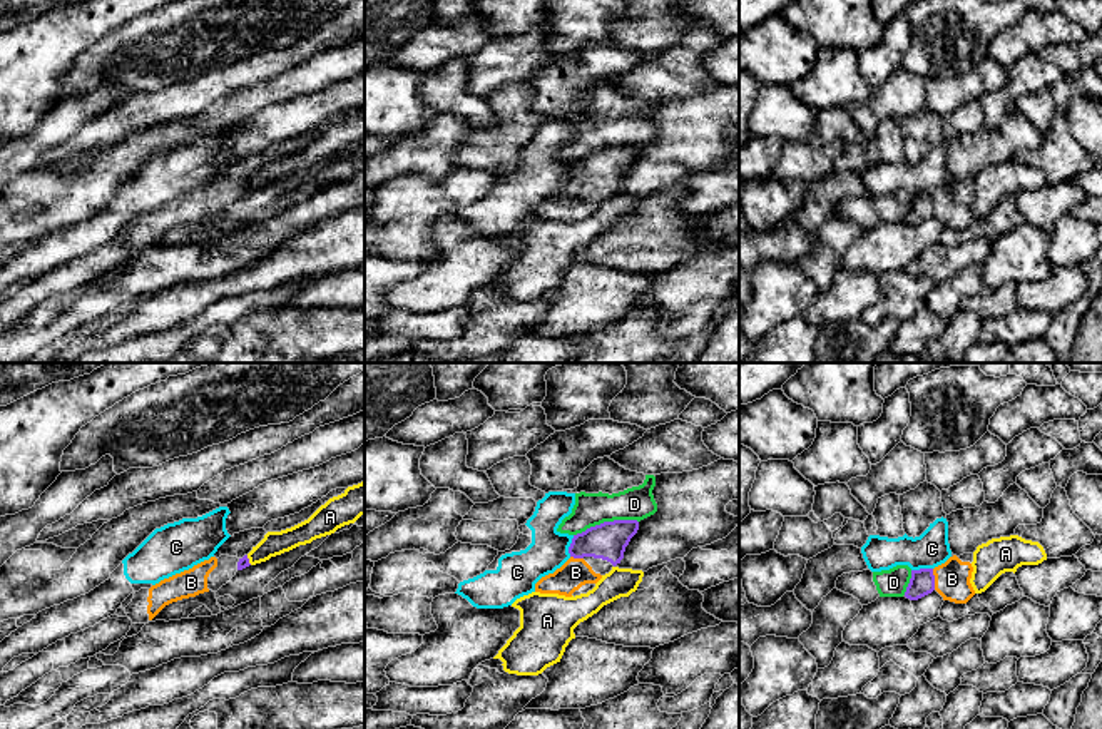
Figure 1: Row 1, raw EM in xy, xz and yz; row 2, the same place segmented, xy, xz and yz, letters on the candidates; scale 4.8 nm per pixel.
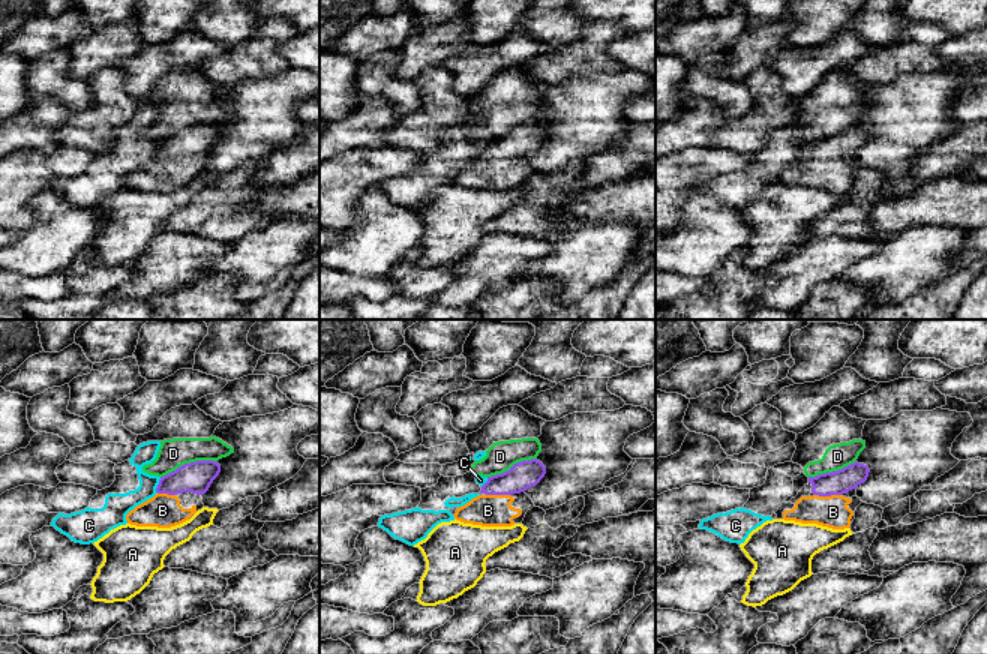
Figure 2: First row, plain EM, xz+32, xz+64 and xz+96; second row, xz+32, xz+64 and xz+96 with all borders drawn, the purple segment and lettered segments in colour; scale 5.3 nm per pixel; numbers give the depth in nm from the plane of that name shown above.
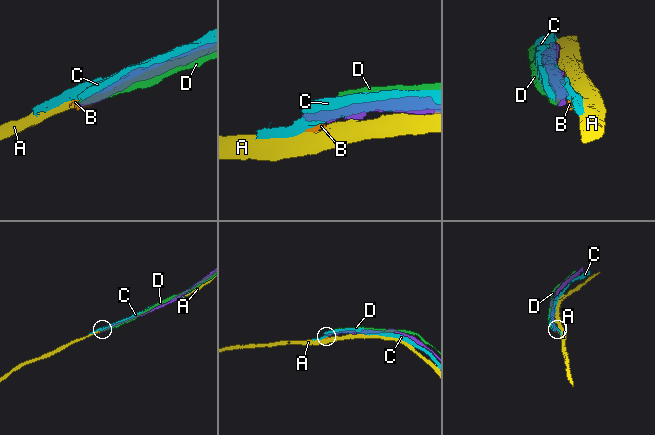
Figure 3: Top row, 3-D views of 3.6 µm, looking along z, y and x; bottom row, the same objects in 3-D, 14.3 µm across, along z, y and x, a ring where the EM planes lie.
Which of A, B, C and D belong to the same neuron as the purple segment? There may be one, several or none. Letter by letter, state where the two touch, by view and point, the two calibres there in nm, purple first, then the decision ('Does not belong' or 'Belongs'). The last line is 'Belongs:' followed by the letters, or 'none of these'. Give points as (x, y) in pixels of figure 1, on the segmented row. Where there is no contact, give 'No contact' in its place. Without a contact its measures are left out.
A: Touches purple at xy (248, 560). Thickness 50 nm (purple) against 120 nm. Does not belong
B: Touches purple at yz (933, 579). Thickness 120 nm (purple) against 180 nm. Belongs
C: Touches purple at xz (571, 545). Thickness 180 nm (purple) against 190 nm. Does not belong
D: Touches purple at xz (606, 522). Thickness 180 nm (purple) against 160 nm. Does not belong
Belongs: B

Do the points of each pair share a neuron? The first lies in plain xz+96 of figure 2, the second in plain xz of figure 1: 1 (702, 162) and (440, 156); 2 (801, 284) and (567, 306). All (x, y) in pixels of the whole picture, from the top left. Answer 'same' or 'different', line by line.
1: different
2: same

